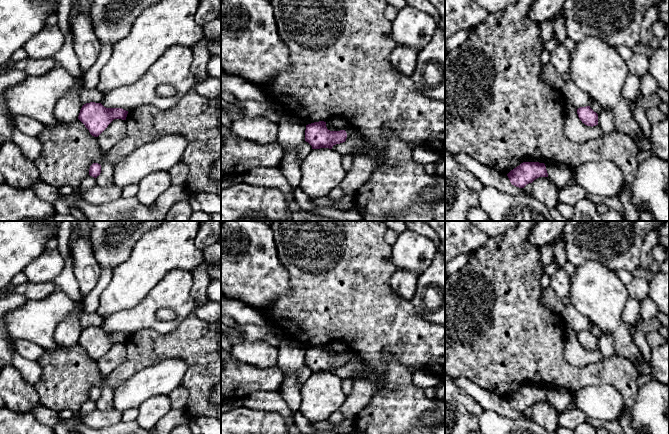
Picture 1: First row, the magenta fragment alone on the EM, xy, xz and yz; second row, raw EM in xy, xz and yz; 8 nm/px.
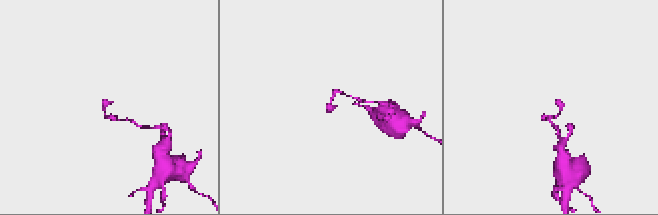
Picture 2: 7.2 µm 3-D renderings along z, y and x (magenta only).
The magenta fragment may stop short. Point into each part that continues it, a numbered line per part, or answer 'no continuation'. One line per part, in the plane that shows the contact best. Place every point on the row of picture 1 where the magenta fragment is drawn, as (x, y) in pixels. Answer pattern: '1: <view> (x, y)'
no continuation

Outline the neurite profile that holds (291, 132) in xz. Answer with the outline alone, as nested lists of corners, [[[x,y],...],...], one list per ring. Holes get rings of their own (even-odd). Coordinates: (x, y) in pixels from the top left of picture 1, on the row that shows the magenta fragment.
[[[282,117],[278,123],[278,142],[284,149],[280,171],[294,190],[299,186],[301,173],[297,158],[299,147],[305,142],[306,125],[294,117]]]

